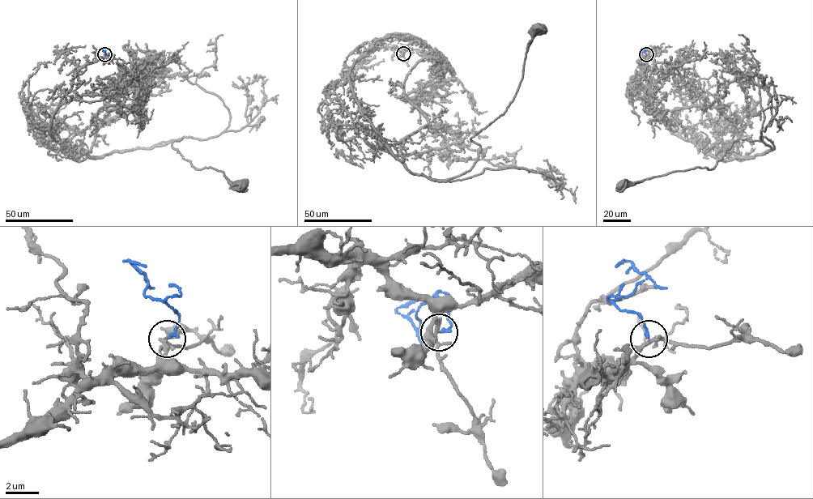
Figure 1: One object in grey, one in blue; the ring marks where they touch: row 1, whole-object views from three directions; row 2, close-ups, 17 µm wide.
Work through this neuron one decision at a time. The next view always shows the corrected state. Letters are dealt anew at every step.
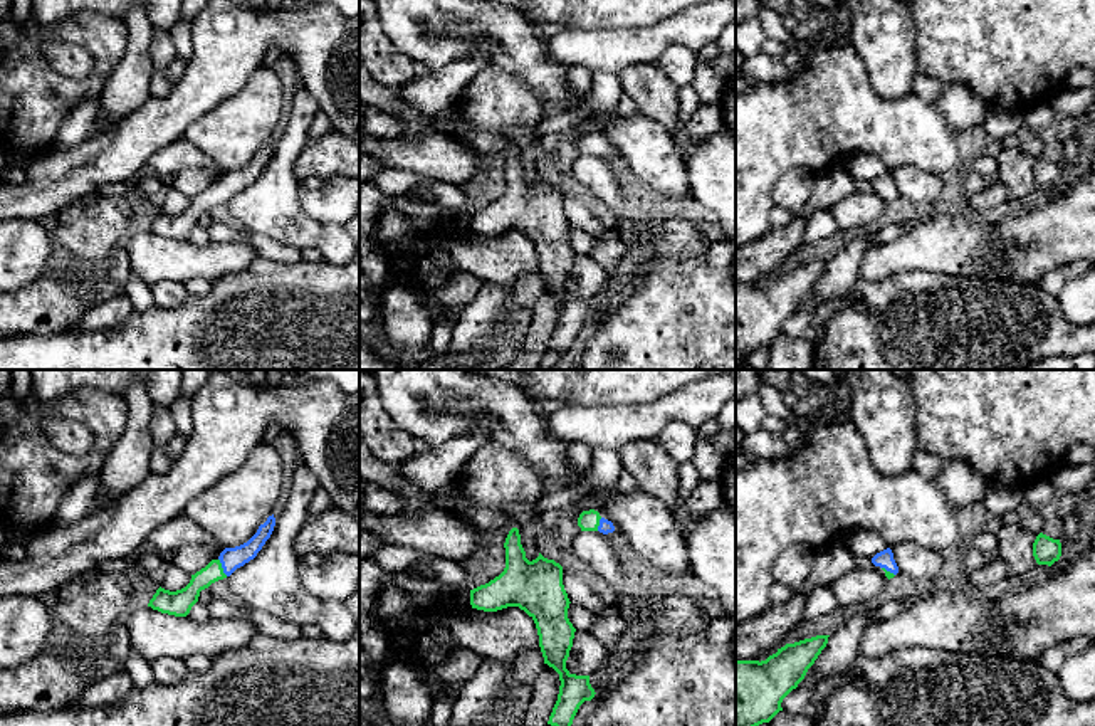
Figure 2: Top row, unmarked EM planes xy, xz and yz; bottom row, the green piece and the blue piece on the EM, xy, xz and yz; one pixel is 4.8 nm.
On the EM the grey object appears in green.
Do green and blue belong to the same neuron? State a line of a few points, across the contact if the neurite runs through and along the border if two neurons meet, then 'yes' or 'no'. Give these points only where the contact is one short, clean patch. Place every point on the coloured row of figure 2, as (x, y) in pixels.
line xy (182, 600), (220, 567), (230, 558); yes

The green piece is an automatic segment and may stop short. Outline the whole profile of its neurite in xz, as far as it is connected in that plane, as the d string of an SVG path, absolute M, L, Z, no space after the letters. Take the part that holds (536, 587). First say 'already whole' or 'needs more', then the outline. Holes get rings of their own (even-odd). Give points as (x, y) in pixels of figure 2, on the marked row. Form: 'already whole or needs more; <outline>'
already whole; M517 528L509 531L504 548L504 571L470 590L470 605L484 612L519 607L534 620L544 664L553 667L561 681L548 724L571 726L579 706L596 692L589 676L576 676L566 669L576 629L568 618L571 602L563 585L563 566L541 553L529 561Z

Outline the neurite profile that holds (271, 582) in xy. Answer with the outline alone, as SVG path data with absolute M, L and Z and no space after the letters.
M299 450L291 496L275 518L270 538L254 560L228 576L228 588L237 602L301 629L316 625L324 607L322 600L302 587L302 560L294 550L294 538L309 518L307 509L317 487L317 477Z

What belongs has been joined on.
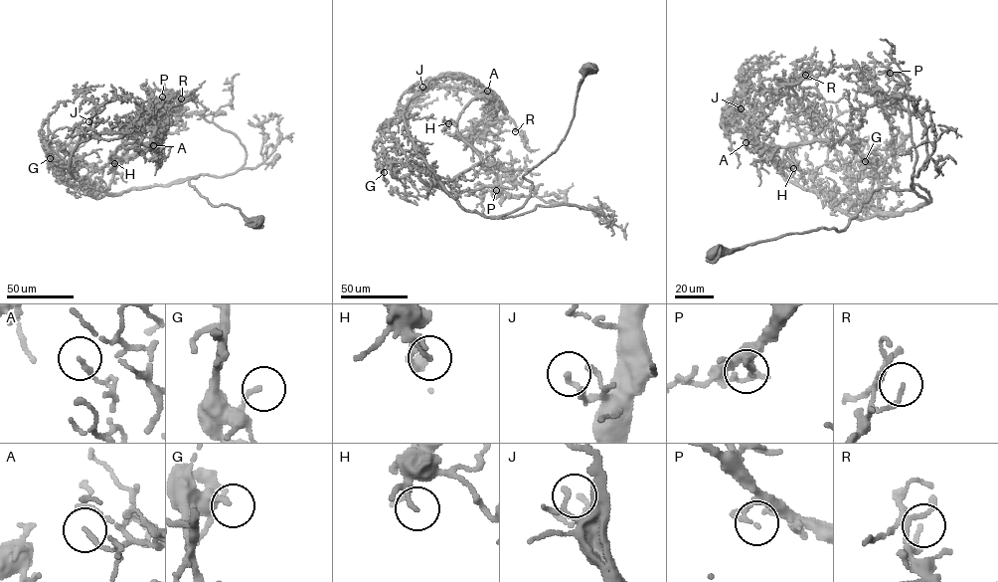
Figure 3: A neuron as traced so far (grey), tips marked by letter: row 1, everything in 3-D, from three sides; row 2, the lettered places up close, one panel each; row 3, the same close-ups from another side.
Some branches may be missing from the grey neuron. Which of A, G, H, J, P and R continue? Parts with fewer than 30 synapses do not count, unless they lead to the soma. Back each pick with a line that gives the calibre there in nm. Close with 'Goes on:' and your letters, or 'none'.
P: 150 nm thick
Goes on: P

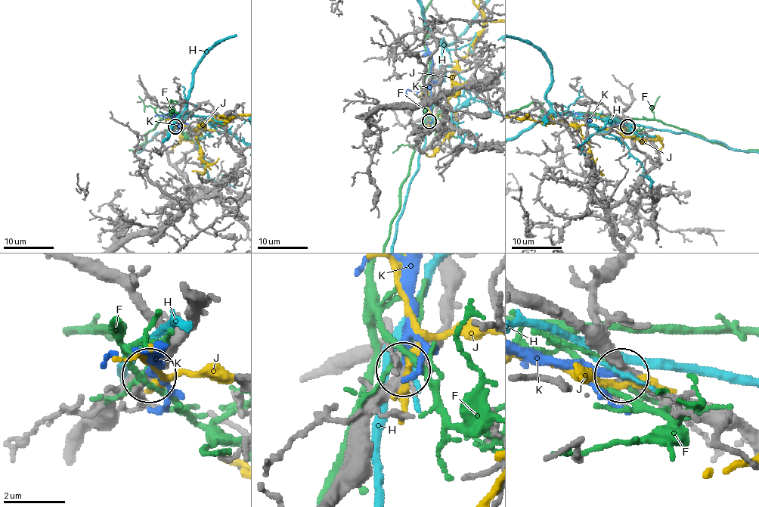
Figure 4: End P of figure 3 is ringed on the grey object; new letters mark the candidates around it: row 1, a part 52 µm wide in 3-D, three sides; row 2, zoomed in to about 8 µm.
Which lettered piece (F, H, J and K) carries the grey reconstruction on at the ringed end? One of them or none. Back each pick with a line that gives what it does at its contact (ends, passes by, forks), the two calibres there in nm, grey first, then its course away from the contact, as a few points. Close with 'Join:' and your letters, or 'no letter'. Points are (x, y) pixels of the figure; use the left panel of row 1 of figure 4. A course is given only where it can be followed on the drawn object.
K: it ends there; 320 nm thick on the grey side, 240 nm on the other; it runs (175, 125), (178, 113), (173, 115)
Join: K

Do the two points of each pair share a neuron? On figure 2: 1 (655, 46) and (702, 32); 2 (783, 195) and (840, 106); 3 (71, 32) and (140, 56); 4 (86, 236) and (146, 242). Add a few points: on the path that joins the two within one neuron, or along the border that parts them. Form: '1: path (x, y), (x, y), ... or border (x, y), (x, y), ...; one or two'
1: path (667, 34), (691, 32); one
2: border (815, 172), (786, 170), (773, 197); two
3: border (125, 21), (126, 51), (104, 84); two
4: border (131, 234), (125, 242); two

